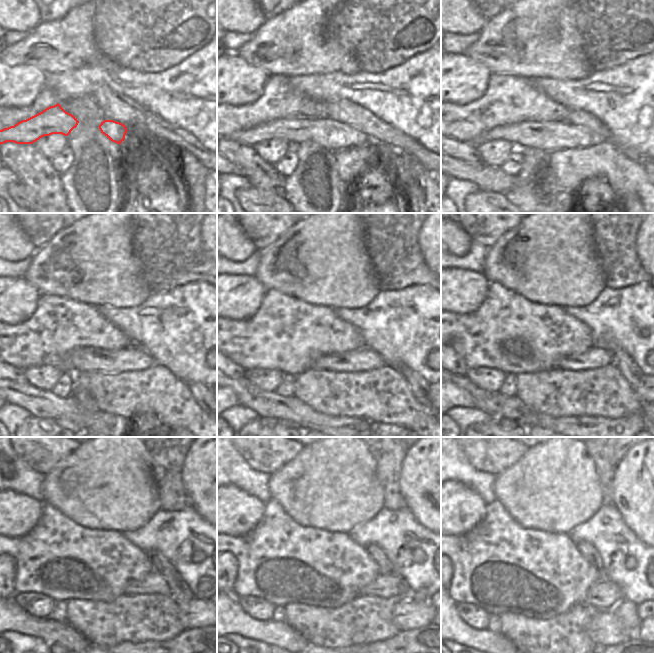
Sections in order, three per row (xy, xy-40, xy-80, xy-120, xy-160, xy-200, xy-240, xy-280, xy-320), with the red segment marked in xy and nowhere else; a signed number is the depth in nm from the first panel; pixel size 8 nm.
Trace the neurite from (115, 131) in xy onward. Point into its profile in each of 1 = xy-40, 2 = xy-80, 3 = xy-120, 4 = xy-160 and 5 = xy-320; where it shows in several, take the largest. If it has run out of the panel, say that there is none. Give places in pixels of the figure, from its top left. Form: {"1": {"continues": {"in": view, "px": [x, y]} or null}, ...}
{"1": {"continues": {"in": "xy-40", "px": [331, 135]}}, "2": {"continues": {"in": "xy-80", "px": [545, 136]}}, "3": {"continues": {"in": "xy-120", "px": [86, 359]}}, "4": {"continues": {"in": "xy-160", "px": [362, 359]}}, "5": {"continues": {"in": "xy-320", "px": [604, 595]}}}

